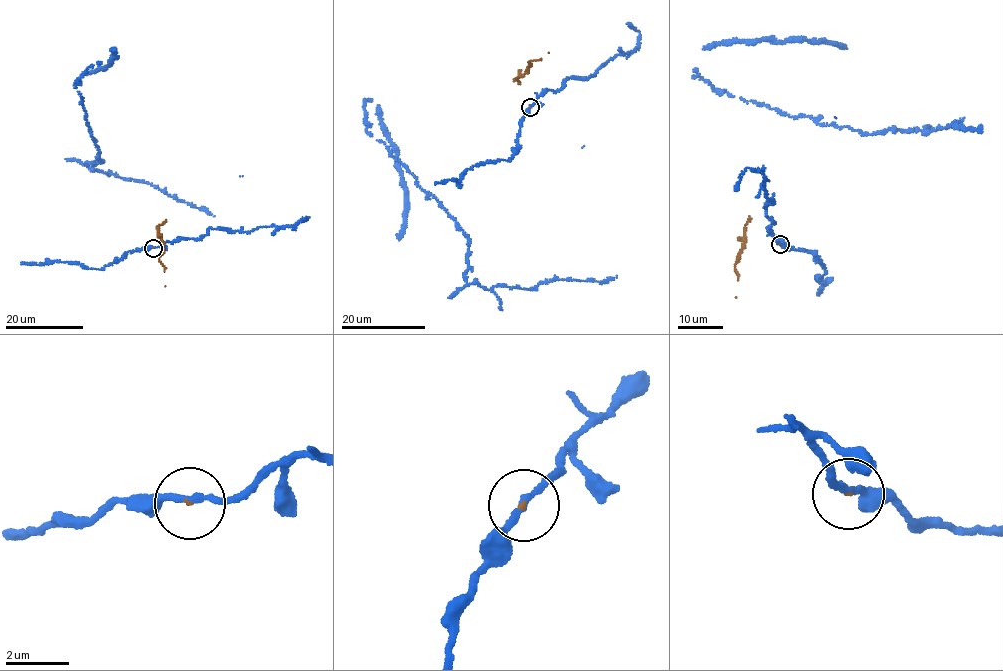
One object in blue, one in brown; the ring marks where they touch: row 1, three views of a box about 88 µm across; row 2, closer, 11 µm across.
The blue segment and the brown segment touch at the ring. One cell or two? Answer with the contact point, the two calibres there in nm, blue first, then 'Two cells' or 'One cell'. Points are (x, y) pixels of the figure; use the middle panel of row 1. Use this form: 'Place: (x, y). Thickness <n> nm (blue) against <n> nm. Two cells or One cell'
Place: (530, 107). Thickness 200 nm (blue) against 50 nm. One cell

